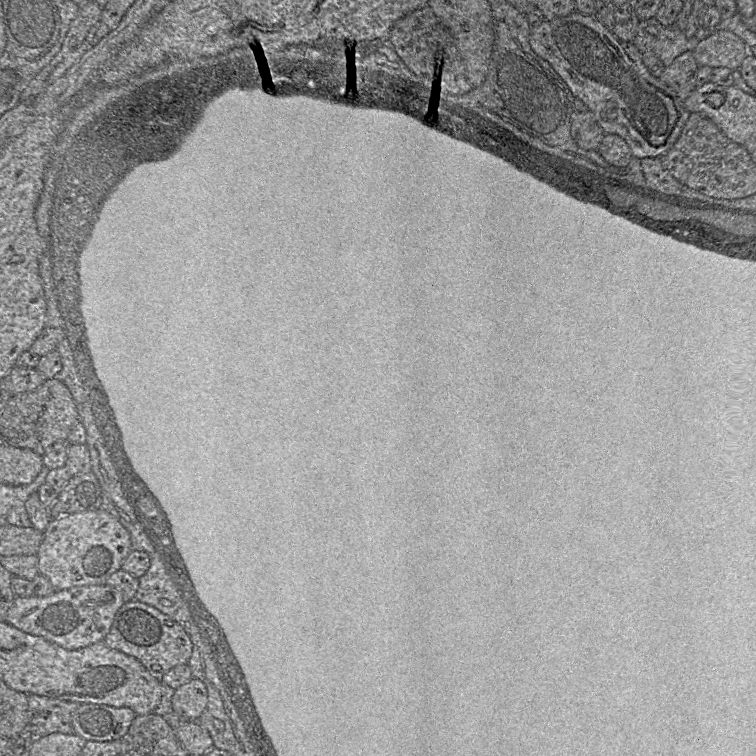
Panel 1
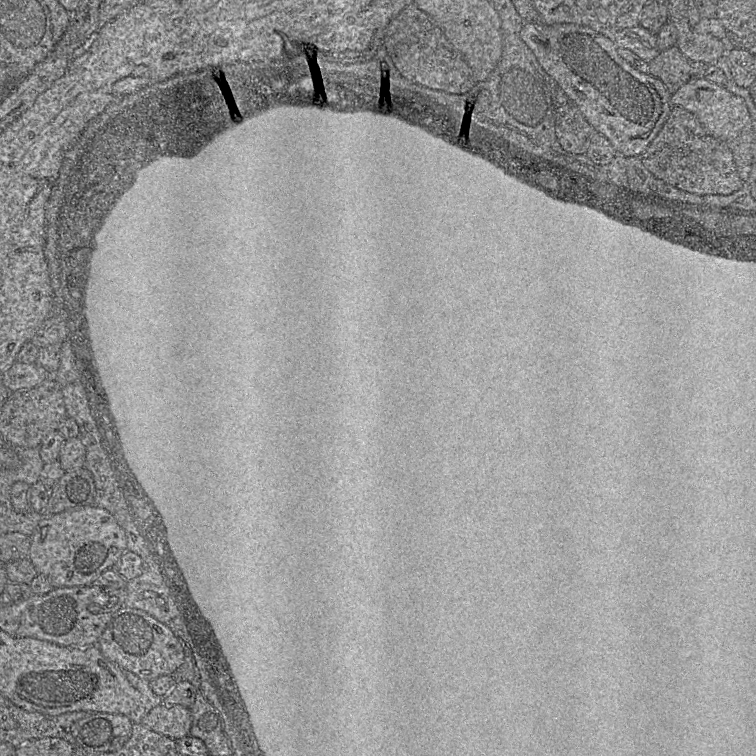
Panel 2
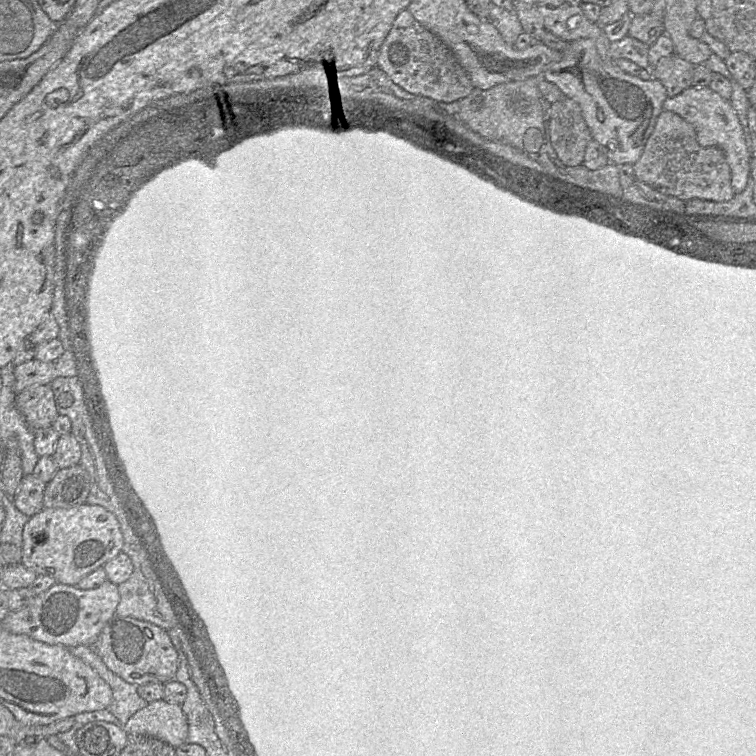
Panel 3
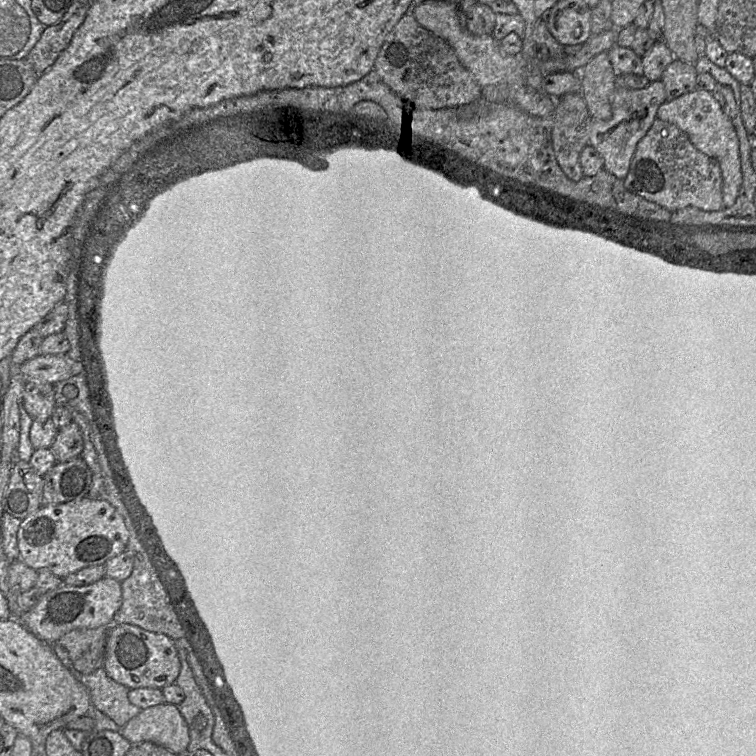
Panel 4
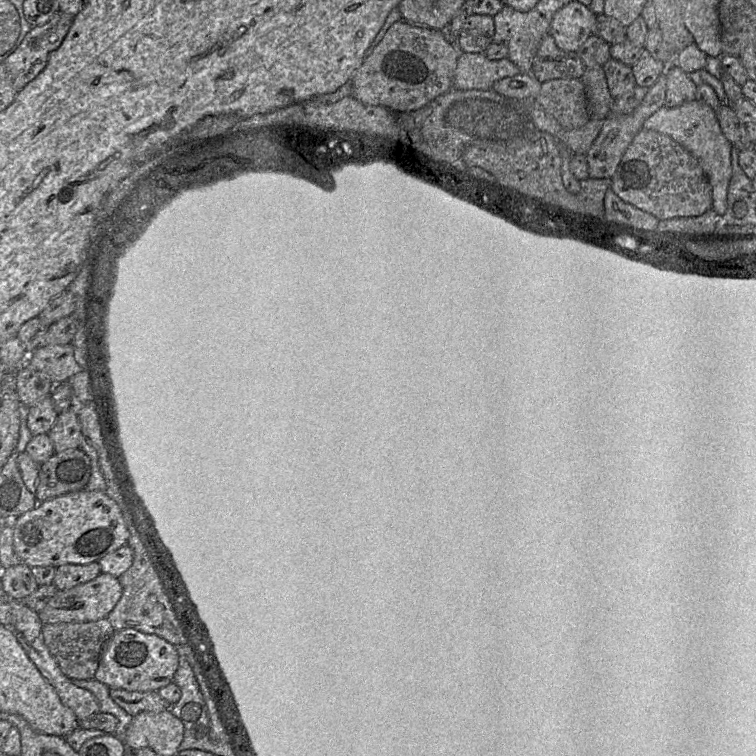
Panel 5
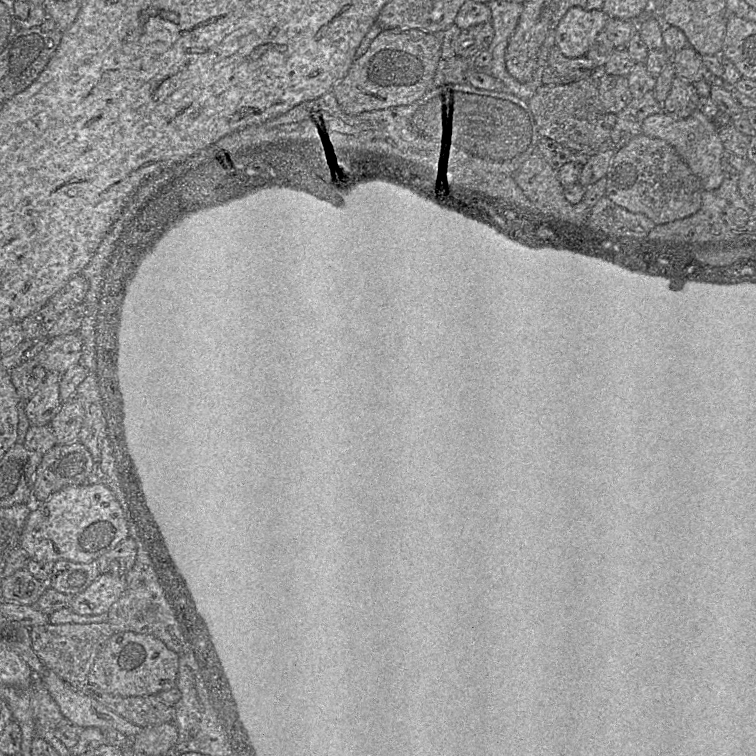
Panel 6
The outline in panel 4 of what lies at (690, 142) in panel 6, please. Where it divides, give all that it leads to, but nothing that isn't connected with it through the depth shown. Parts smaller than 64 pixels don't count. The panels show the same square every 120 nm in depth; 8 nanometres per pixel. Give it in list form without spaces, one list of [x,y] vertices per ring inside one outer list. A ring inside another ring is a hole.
[[[696,89],[666,101],[658,108],[656,118],[676,125],[688,136],[696,149],[718,162],[722,176],[723,208],[732,206],[742,183],[739,142],[731,120],[711,92]]]

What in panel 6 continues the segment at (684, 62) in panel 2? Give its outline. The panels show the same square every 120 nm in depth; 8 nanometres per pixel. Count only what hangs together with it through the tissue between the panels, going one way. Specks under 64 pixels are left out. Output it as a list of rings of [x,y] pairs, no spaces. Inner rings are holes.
[[[676,77],[663,102],[663,111],[671,116],[688,117],[697,110],[699,98],[695,84]]]

